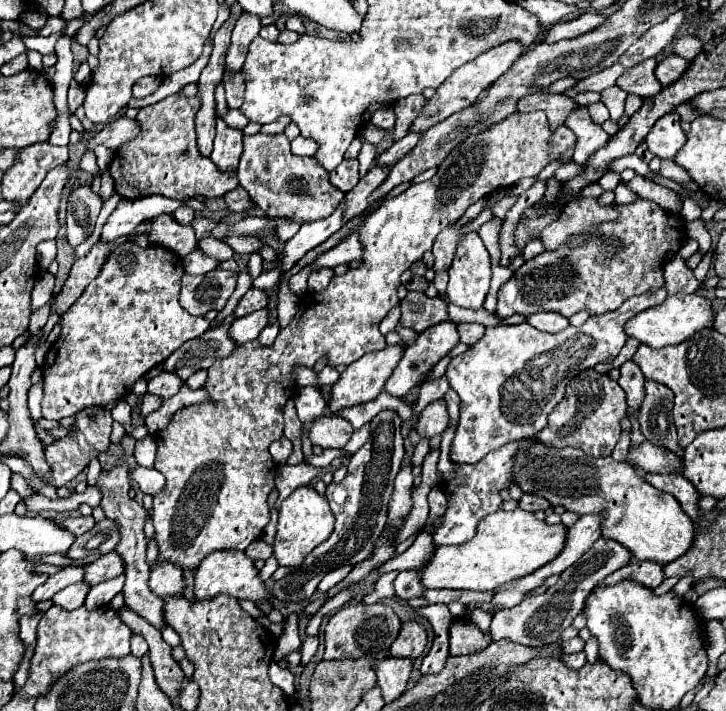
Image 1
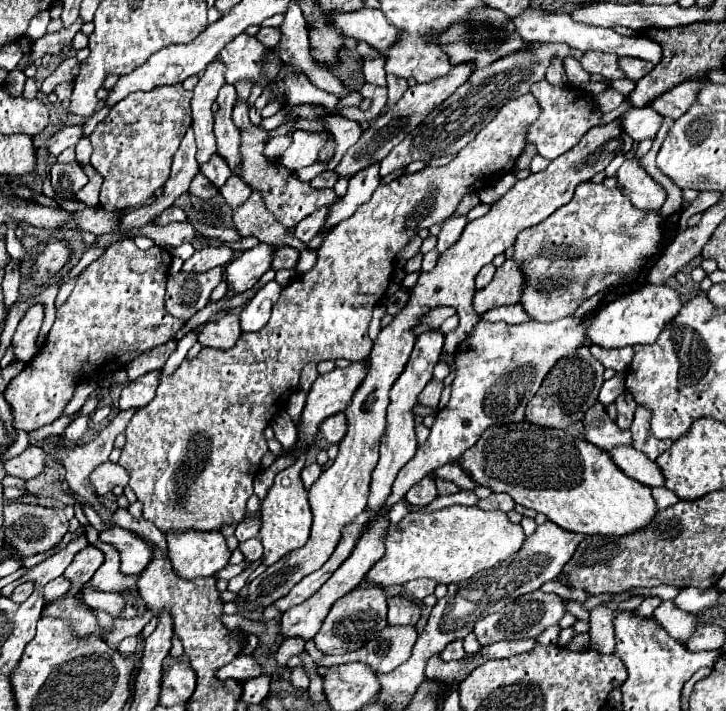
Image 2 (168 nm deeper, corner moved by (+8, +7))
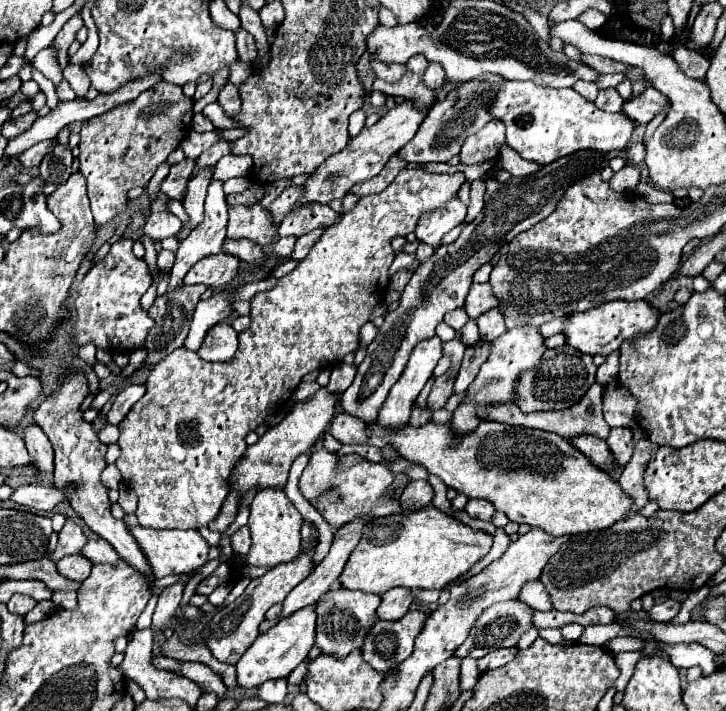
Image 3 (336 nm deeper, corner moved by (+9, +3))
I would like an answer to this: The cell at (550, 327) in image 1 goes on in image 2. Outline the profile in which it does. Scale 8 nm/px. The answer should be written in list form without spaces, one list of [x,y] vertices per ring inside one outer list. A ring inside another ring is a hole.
[[[521,303],[517,305],[509,305],[509,307],[499,307],[499,309],[491,309],[483,315],[485,321],[505,321],[505,323],[525,323],[531,321],[529,313],[523,309]]]

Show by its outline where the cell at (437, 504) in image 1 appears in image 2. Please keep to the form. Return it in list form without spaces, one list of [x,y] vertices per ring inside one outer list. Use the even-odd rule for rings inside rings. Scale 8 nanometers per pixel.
[[[423,477],[417,485],[413,485],[413,489],[409,489],[409,493],[405,495],[409,503],[413,505],[429,505],[435,497],[437,497],[437,489],[435,489],[435,481],[431,477]]]

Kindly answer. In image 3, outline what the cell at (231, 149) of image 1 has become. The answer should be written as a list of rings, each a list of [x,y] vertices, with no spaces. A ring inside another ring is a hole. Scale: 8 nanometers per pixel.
[[[212,181],[208,187],[208,195],[206,195],[206,205],[204,205],[204,221],[188,235],[186,241],[180,243],[178,251],[176,251],[176,263],[170,269],[170,281],[168,281],[168,291],[176,289],[182,285],[184,275],[190,271],[192,265],[196,265],[200,259],[208,257],[208,255],[216,255],[222,251],[222,241],[226,237],[226,223],[228,223],[228,203],[226,203],[226,195],[222,191],[222,181]]]

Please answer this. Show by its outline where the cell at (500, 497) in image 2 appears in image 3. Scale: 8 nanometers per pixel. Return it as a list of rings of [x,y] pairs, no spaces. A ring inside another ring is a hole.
[[[470,499],[466,503],[466,509],[464,509],[470,517],[474,519],[484,519],[484,521],[490,521],[490,517],[494,515],[494,509],[492,509],[492,503],[484,501],[484,499]]]

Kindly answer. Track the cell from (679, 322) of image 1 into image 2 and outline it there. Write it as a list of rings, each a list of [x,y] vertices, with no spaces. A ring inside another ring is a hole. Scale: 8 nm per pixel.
[[[645,285],[629,295],[623,295],[619,299],[611,301],[609,305],[605,305],[595,315],[595,321],[591,323],[587,337],[591,343],[597,343],[607,349],[617,349],[617,347],[637,345],[637,343],[639,345],[655,343],[659,333],[669,325],[669,321],[673,321],[677,317],[681,307],[683,307],[683,303],[675,289],[671,289],[667,285]]]

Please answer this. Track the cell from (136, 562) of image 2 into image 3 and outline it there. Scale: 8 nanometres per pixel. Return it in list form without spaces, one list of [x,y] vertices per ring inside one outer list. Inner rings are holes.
[[[90,539],[84,549],[80,549],[80,555],[92,563],[116,563],[120,559],[118,553],[102,539]]]

